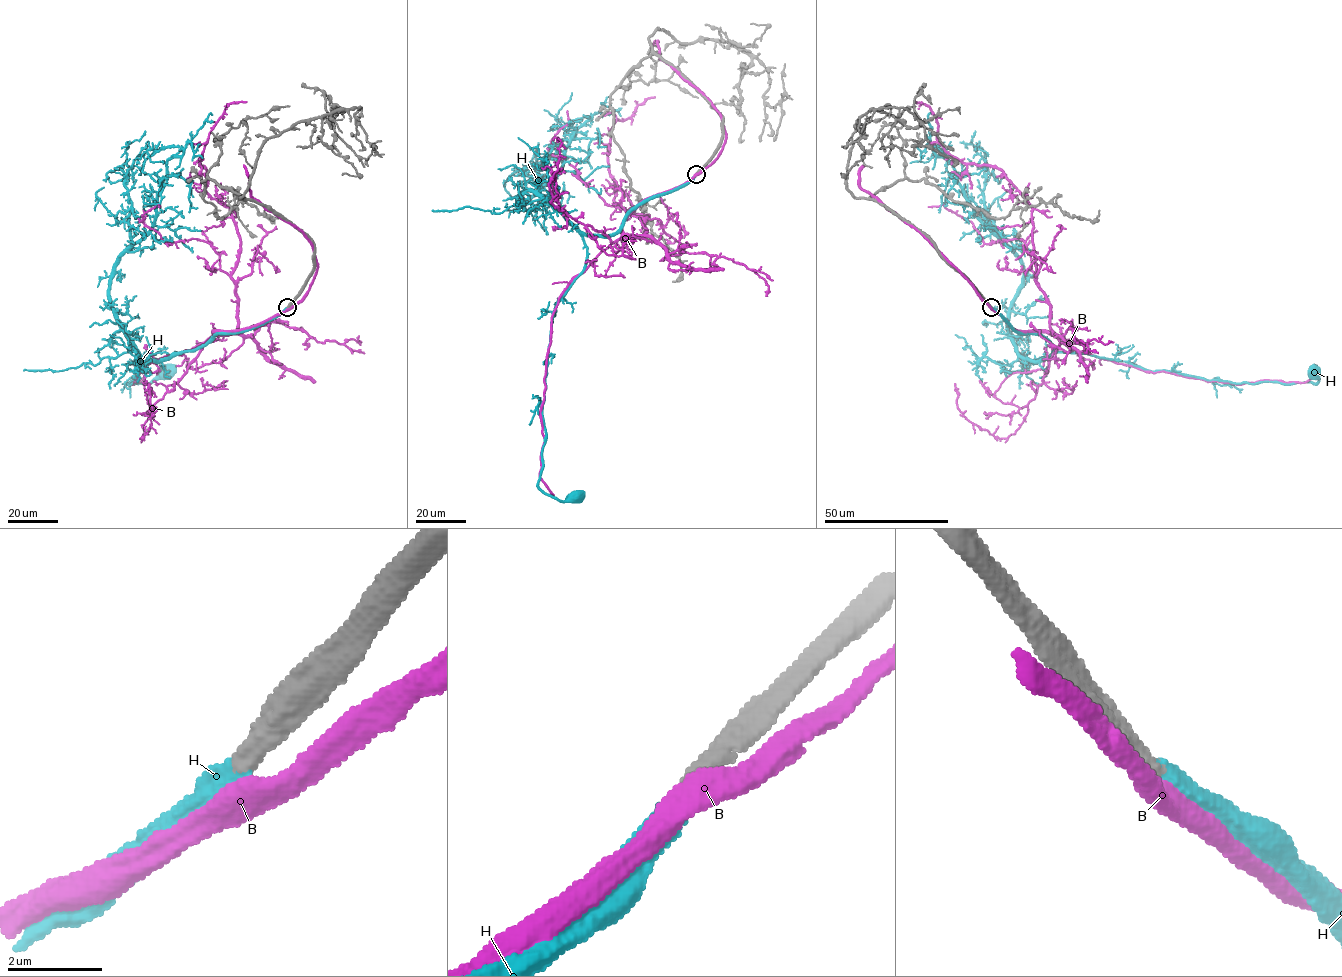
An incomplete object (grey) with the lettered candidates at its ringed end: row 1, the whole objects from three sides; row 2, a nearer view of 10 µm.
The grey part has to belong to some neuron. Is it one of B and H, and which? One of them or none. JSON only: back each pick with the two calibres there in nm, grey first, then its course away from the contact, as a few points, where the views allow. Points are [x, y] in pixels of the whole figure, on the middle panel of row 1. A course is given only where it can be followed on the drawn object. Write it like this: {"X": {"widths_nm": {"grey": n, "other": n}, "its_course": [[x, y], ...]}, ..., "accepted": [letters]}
{"H": {"widths_nm": {"grey": 400, "other": 440}, "its_course": [[696, 174], [640, 202], [614, 233], [583, 236], [585, 268], [552, 317], [538, 486], [559, 500], [576, 497]]}, "accepted": ["H"]}

